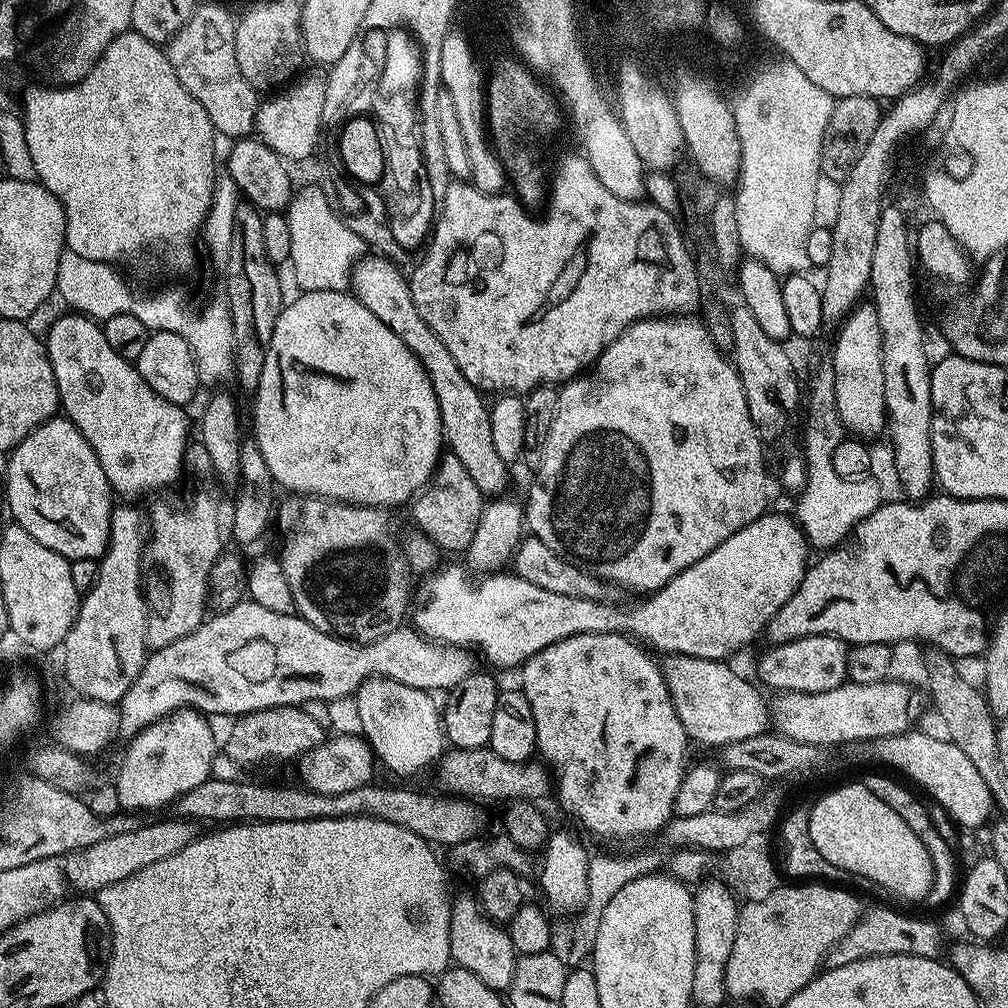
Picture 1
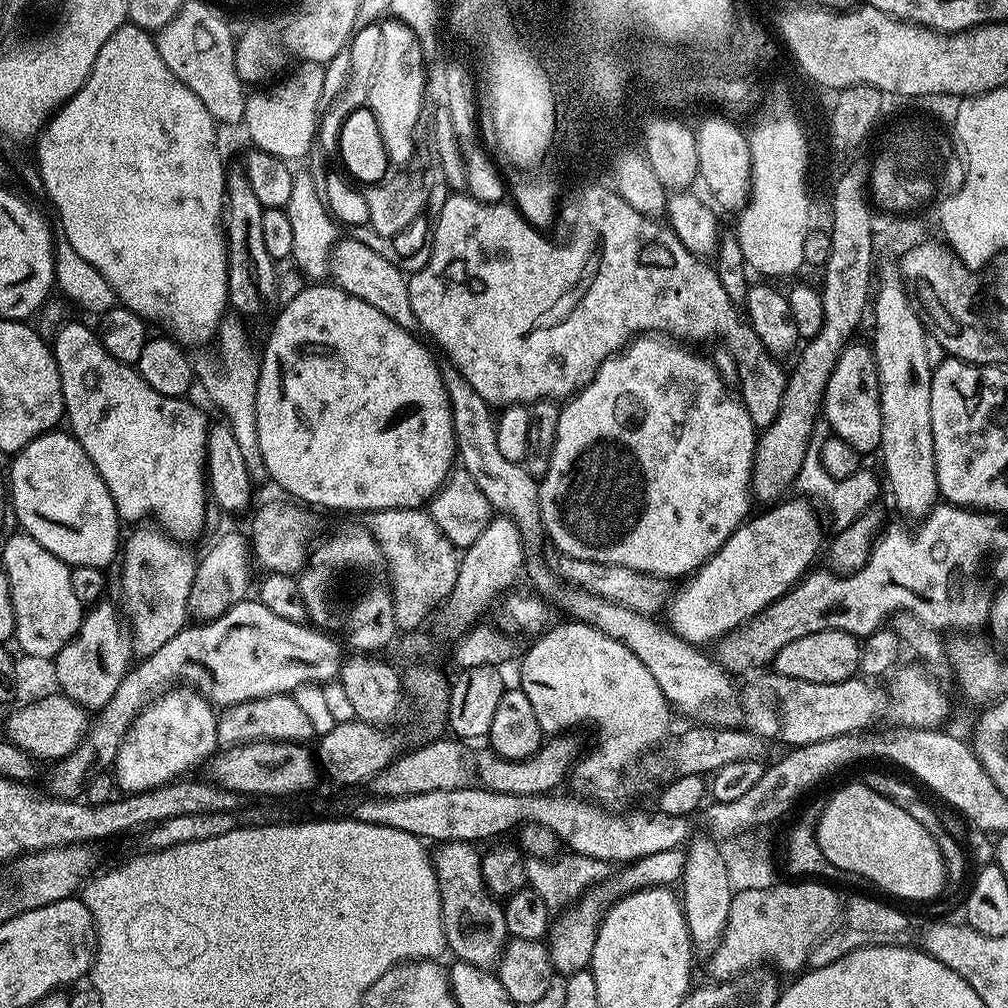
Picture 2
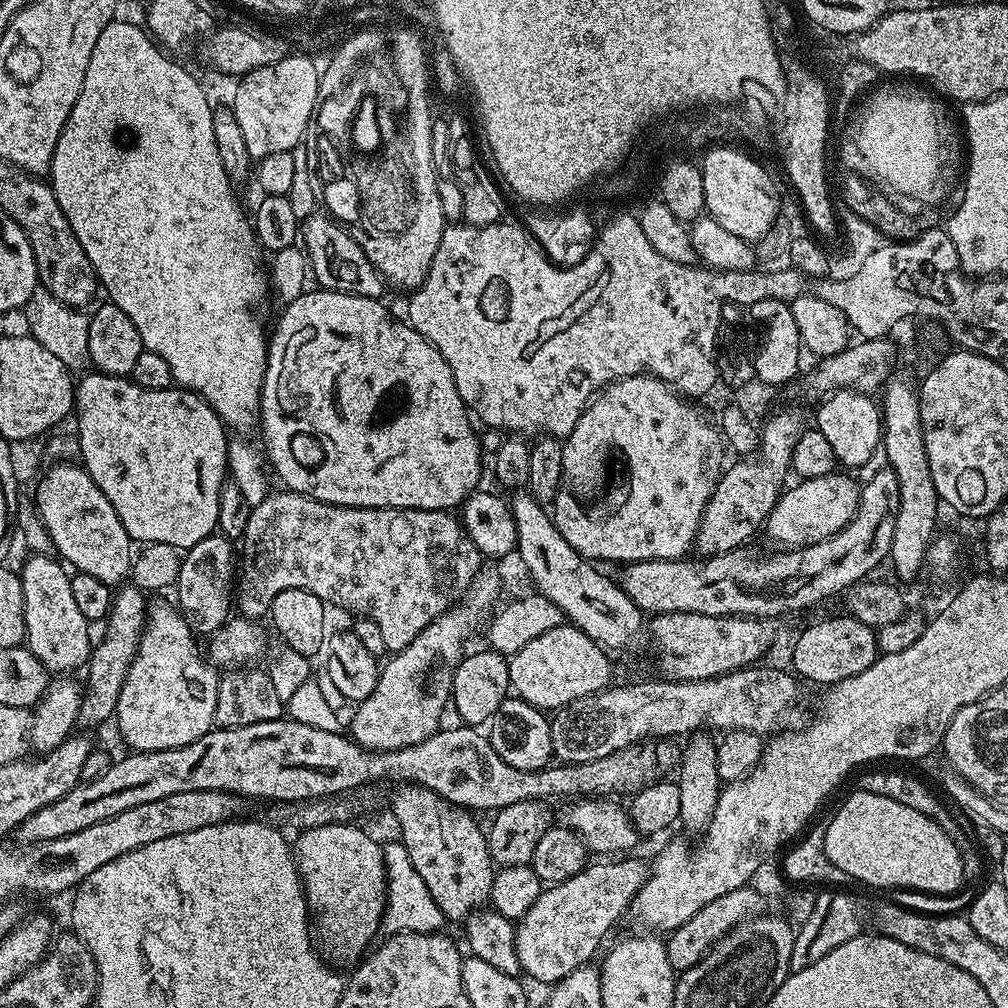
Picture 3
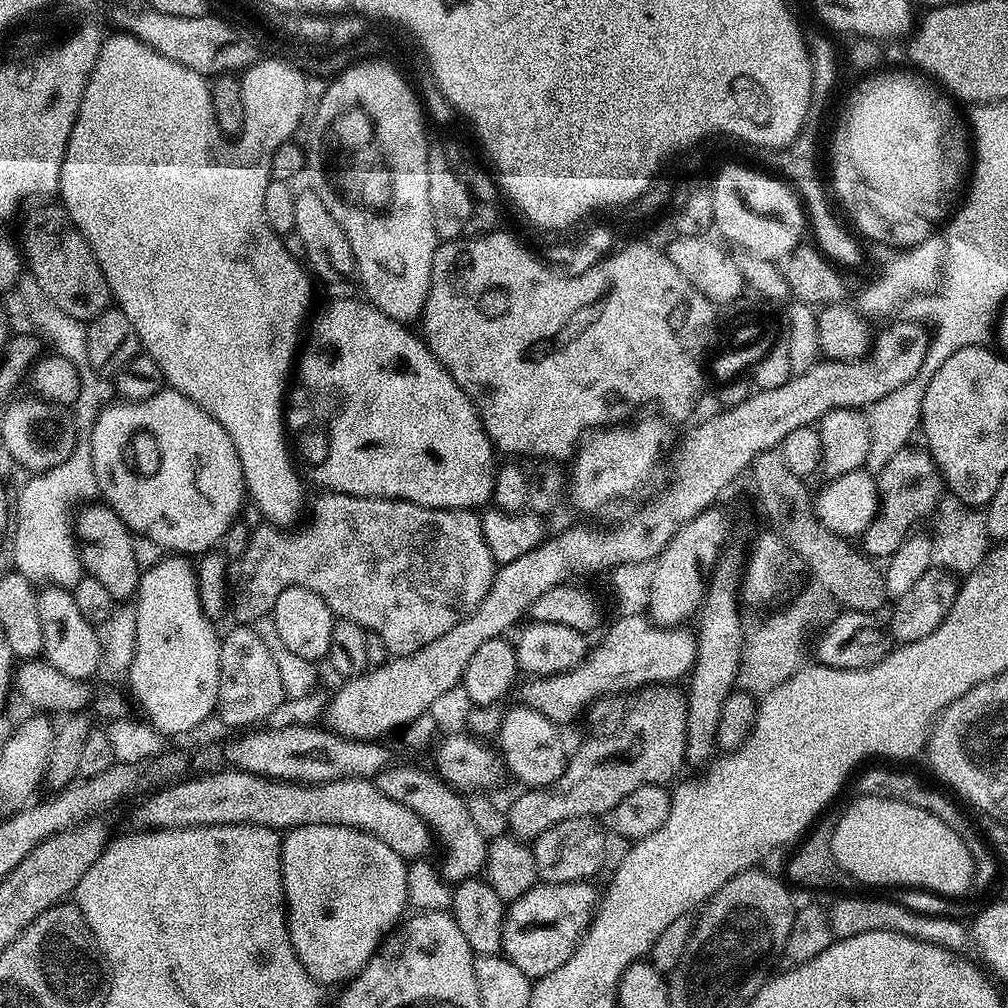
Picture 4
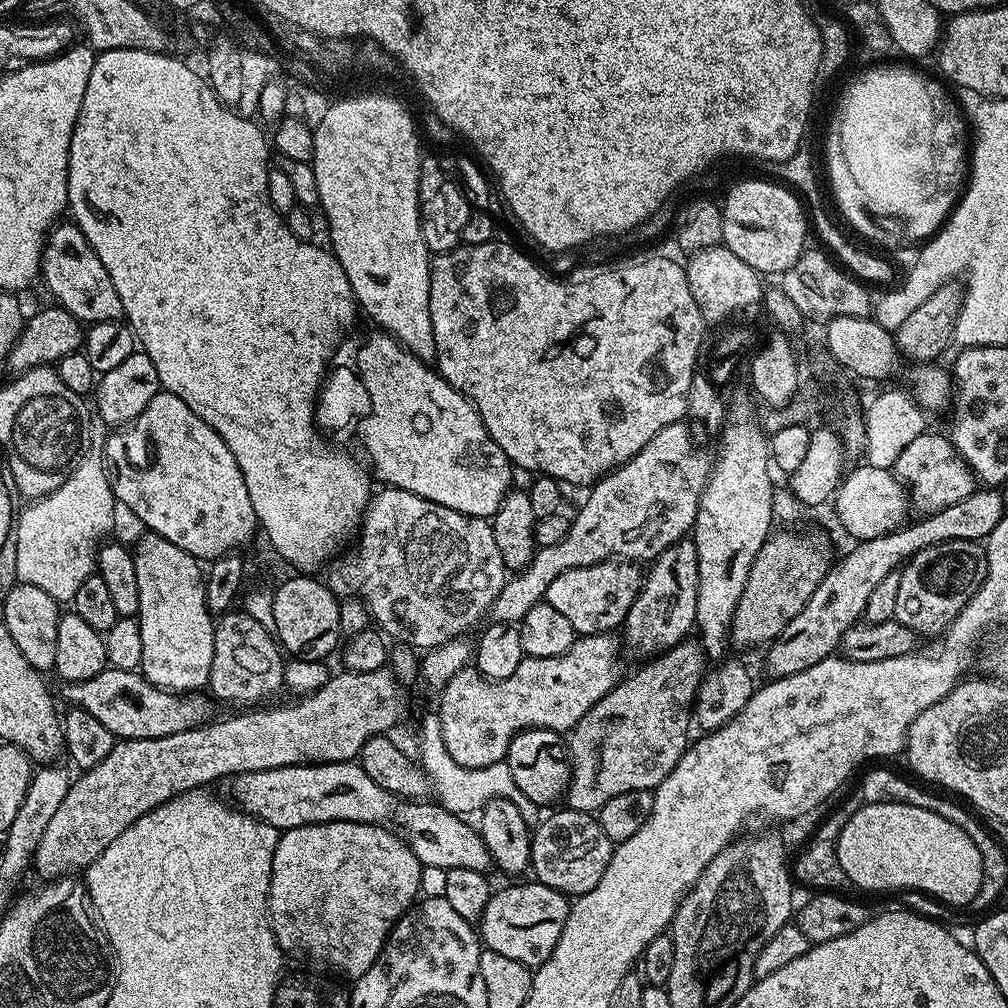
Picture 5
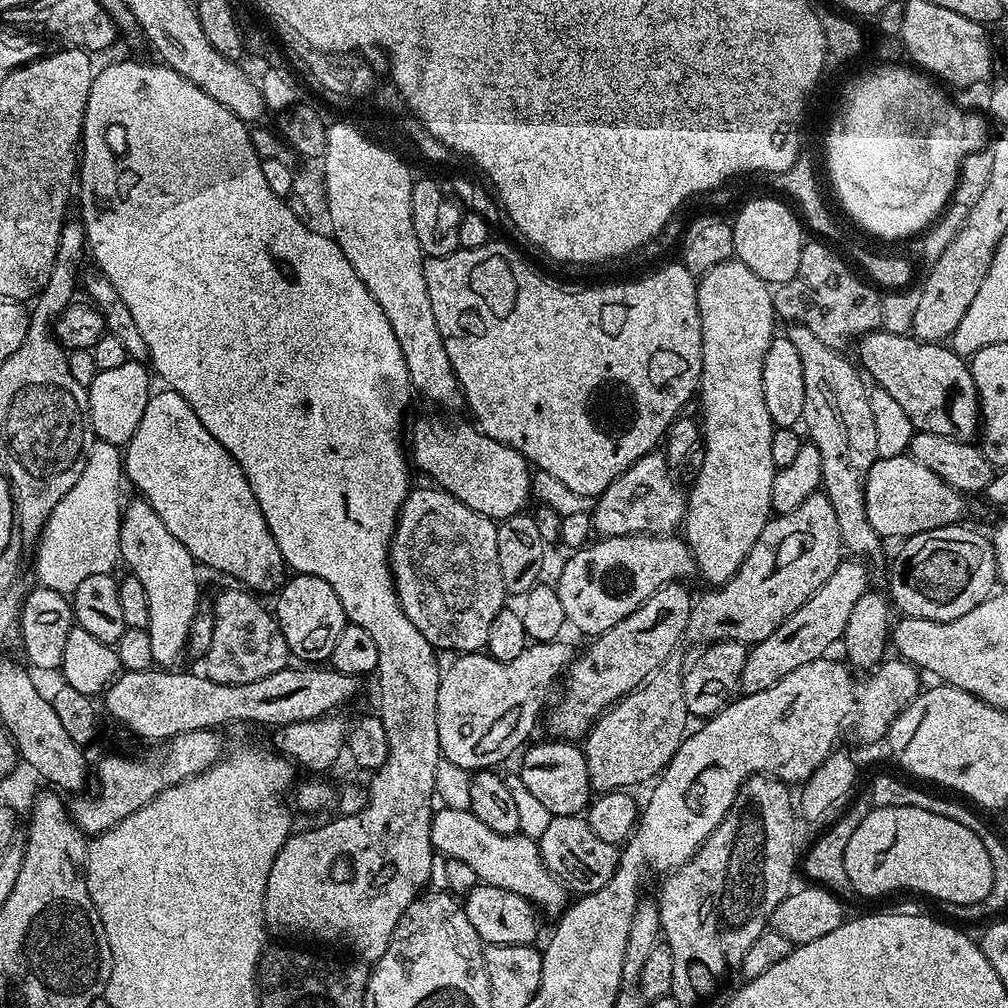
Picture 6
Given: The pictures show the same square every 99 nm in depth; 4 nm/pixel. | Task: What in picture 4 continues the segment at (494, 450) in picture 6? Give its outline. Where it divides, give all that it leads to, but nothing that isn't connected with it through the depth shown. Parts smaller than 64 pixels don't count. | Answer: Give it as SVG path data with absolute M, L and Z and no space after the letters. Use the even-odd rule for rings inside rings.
M367 299L360 300L336 300L320 317L316 320L316 329L312 333L307 333L306 343L298 356L298 376L300 372L300 384L304 388L316 388L321 384L324 388L329 388L342 403L337 406L336 413L332 416L332 421L326 427L326 435L329 442L329 453L326 462L320 467L311 469L312 476L316 480L321 480L323 486L329 492L341 492L352 496L377 496L378 498L388 498L389 500L409 500L415 504L421 504L427 508L467 508L469 510L480 510L493 499L492 491L495 486L496 471L498 461L497 453L491 438L486 434L484 423L480 420L480 415L470 402L470 398L450 378L450 374L438 362L438 358L428 349L427 344L419 335L411 332L407 323L390 318L382 314Z

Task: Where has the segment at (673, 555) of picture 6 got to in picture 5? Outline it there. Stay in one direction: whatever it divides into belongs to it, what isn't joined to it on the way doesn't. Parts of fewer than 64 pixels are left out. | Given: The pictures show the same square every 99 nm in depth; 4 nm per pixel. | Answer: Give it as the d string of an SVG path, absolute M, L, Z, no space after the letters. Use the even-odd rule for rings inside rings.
M613 558L594 566L578 566L574 570L566 570L558 574L554 582L550 582L550 590L546 590L544 600L564 615L579 635L611 633L612 628L619 629L623 625L630 606L640 593L642 572L636 568L639 567L635 563Z

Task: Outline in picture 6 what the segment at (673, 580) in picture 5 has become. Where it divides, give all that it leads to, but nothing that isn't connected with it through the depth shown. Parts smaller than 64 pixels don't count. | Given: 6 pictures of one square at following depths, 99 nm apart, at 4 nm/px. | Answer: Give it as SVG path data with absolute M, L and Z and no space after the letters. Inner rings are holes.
M680 582L662 586L642 607L622 618L622 622L610 626L610 630L601 632L581 656L579 653L573 659L562 680L568 687L564 697L547 709L542 720L543 727L544 724L548 727L549 737L583 741L605 710L617 704L627 692L634 691L677 651L676 643L681 643L694 599L693 593L688 593L684 586Z

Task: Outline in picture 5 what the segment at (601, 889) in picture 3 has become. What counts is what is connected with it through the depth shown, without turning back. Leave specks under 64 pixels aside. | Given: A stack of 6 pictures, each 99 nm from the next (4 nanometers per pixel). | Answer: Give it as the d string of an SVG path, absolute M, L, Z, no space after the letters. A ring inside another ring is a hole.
M512 882L509 883L512 884L509 888L497 887L493 891L490 902L486 902L486 910L478 921L478 935L487 951L502 954L505 958L514 958L514 962L522 962L527 968L535 970L546 962L546 958L550 958L550 954L554 954L554 946L558 946L558 938L562 938L562 928L566 926L570 900L563 892L545 884L520 883L524 882Z

